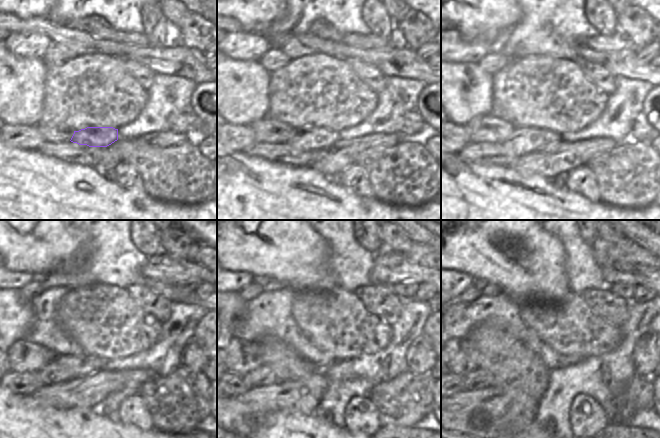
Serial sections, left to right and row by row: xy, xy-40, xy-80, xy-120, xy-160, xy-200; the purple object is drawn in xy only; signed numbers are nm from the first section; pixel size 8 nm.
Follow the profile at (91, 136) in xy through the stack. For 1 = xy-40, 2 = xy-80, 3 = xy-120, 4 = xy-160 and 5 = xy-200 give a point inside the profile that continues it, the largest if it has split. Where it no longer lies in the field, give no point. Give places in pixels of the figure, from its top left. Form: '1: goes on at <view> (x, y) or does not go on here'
1: goes on at xy-40 (303, 140)
2: goes on at xy-80 (523, 140)
3: goes on at xy-120 (64, 367)
4: goes on at xy-160 (262, 376)
5: goes on at xy-200 (478, 379)

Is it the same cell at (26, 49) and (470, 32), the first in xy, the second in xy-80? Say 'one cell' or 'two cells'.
two cells

